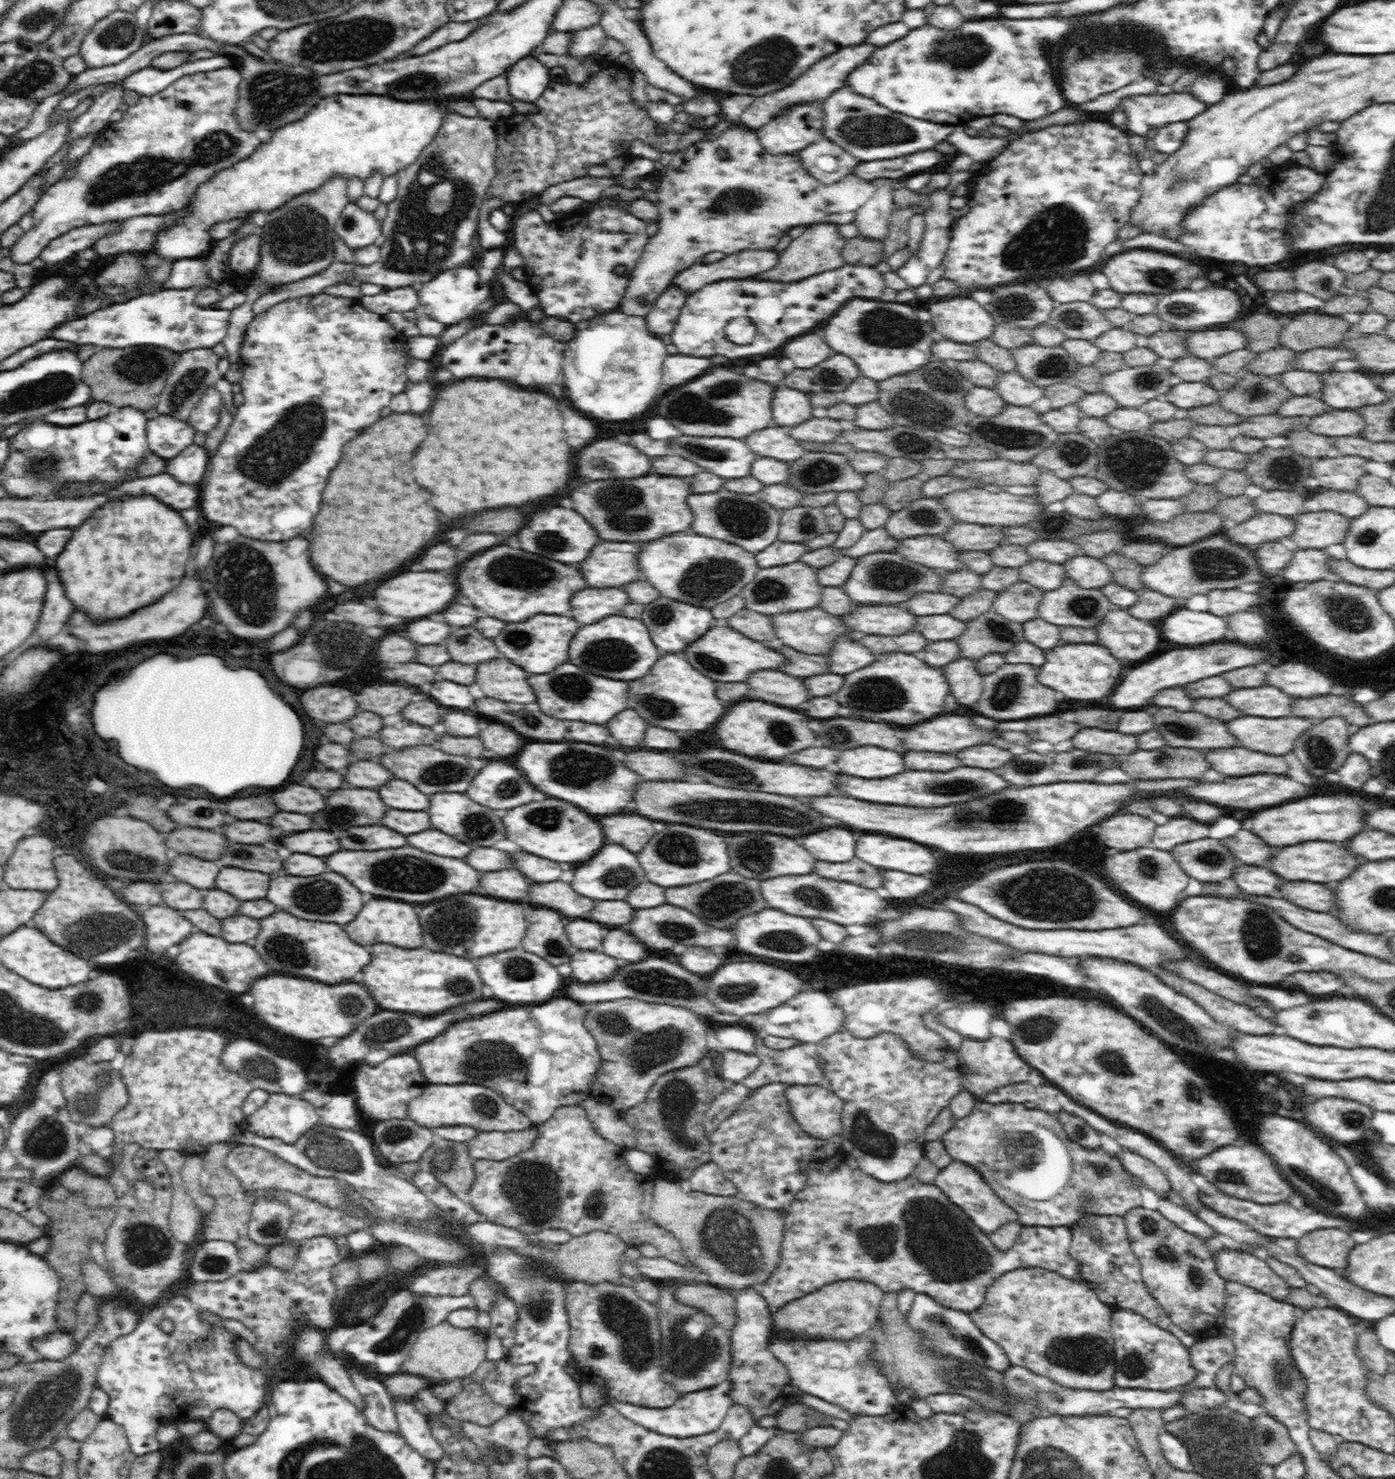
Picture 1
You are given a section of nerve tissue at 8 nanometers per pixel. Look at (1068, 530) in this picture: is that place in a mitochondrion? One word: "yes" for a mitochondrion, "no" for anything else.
no

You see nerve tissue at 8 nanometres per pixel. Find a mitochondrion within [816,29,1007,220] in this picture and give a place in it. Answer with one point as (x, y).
(880, 130)

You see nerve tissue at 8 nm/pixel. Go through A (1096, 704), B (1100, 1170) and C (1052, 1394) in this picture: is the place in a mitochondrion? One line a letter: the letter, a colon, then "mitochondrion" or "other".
A: other
B: mitochondrion
C: mitochondrion

